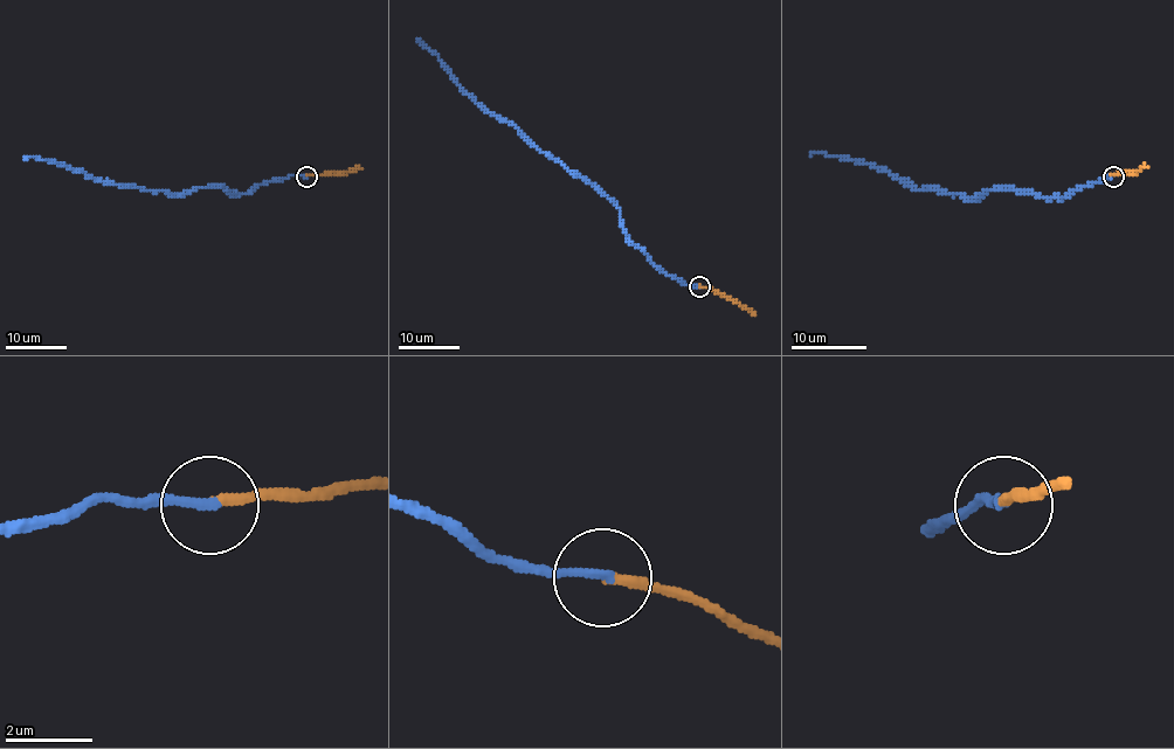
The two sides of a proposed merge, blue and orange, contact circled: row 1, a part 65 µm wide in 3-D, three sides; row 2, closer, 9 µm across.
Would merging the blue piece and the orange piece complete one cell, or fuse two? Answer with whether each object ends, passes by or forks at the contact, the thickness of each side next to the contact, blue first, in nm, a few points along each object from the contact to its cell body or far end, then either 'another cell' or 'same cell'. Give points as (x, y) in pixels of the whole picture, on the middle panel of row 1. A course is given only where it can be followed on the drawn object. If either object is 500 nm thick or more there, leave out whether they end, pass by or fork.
blue ends; orange ends; calibres 220 and 200 nm; course blue (698, 286), (665, 275), (625, 231), (615, 203), (541, 153), (512, 125), (485, 111), (418, 37); course orange (698, 286), (716, 290), (754, 314); another cell

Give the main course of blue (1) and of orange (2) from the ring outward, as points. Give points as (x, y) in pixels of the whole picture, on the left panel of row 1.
1: (305, 175), (273, 179), (246, 193), (200, 186), (168, 194), (92, 179), (61, 164), (25, 159)
2: (305, 175), (346, 174), (361, 168)

